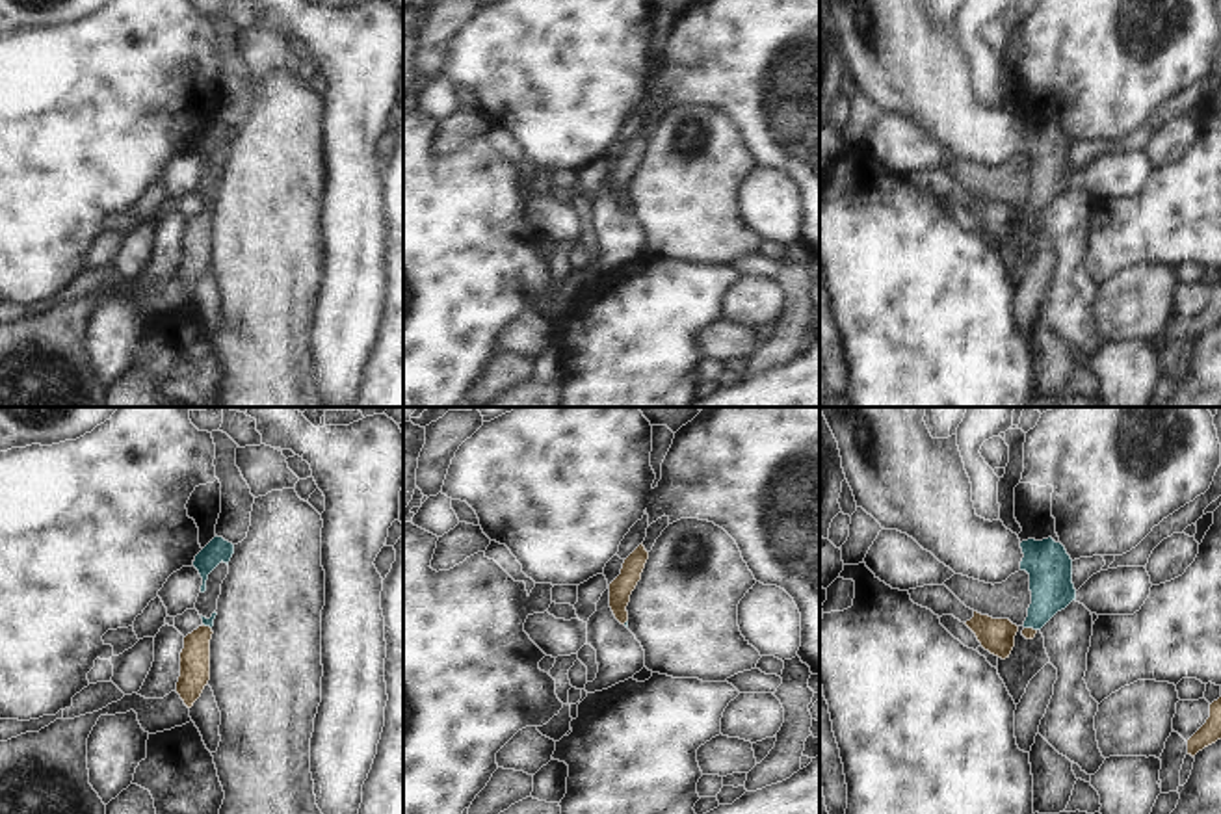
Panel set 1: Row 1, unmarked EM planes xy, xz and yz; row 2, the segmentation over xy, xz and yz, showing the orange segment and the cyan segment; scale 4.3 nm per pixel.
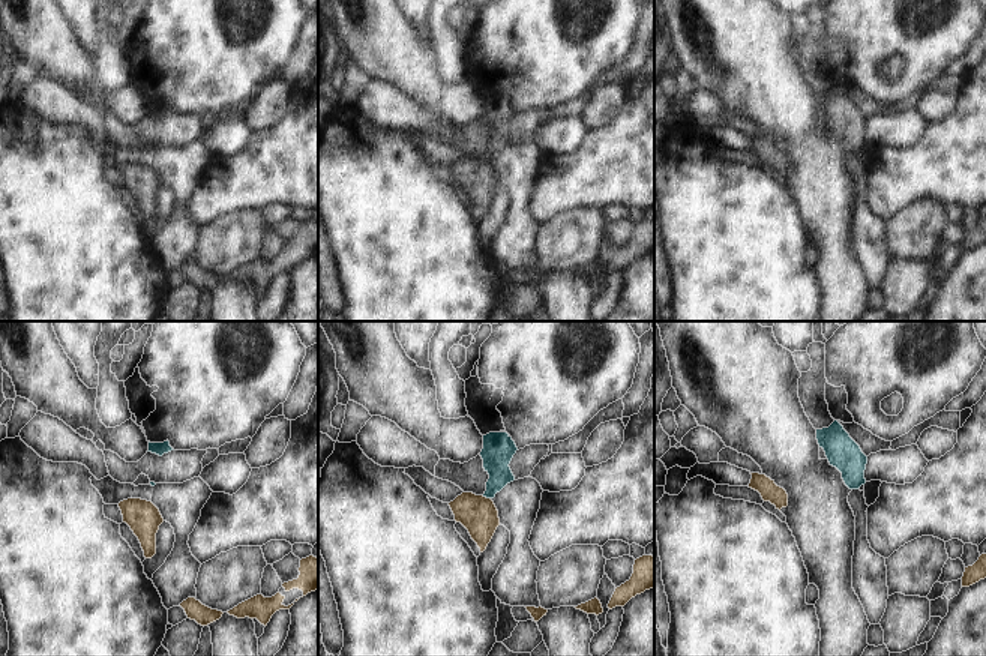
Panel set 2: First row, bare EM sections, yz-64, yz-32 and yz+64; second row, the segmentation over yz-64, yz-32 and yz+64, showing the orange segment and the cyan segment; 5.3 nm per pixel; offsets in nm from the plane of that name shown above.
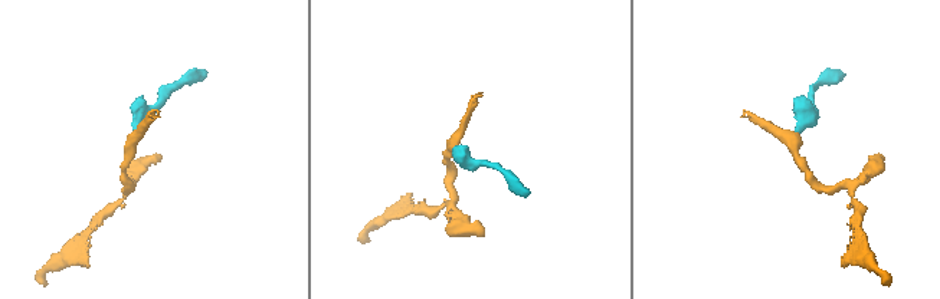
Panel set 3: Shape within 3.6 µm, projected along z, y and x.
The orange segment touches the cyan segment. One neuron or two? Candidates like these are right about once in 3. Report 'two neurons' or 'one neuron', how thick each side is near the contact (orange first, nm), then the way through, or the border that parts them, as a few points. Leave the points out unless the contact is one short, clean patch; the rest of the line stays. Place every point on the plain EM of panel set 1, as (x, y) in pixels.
one neuron; calibres 50 and 190 nm; way yz (1028, 216), (1030, 212), (1050, 177), (1050, 158)

